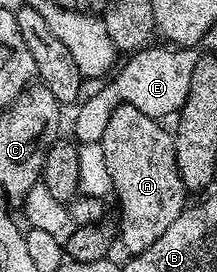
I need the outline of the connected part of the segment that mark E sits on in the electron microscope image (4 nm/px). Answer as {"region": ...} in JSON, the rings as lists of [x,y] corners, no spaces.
{"region":[[[147,46],[133,53],[122,70],[108,84],[83,99],[74,122],[74,132],[77,136],[75,139],[79,143],[99,143],[104,130],[107,129],[108,119],[122,104],[134,106],[142,114],[157,120],[164,120],[164,117],[170,115],[173,117],[181,111],[191,89],[192,72],[198,61],[199,51],[195,47],[154,47]]]}

